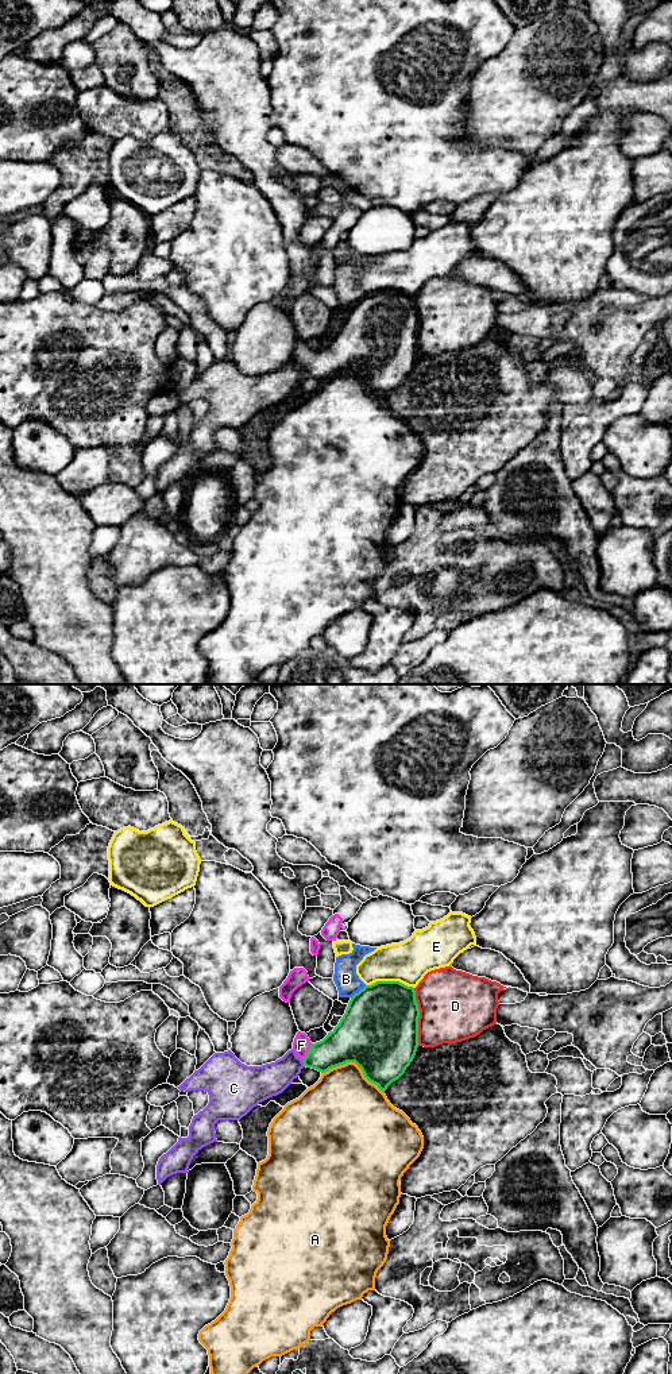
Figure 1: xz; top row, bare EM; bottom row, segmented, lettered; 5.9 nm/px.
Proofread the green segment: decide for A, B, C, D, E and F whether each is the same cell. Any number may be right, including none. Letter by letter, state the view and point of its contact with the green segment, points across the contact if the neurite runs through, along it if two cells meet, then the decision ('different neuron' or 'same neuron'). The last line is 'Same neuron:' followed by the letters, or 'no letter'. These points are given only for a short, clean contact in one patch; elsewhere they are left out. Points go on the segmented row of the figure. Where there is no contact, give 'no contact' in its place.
A: meets green in xz at (354, 1061); different neuron
B: meets green in xz at (359, 991); different neuron
C: meets green in xz at (302, 1061); different neuron
D: meets green in xz at (418, 1017); different neuron
E: meets green in xz at (390, 981); border along xz (366, 984), (401, 981), (413, 988); different neuron
F: meets green in xz at (308, 1052); runs through xz (348, 1042), (332, 1052), (308, 1052), (301, 1045); same neuron
Same neuron: F

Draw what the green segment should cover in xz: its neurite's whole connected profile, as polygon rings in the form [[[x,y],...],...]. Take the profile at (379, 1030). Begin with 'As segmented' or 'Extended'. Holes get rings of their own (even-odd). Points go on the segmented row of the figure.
Extended. [[[376,981],[351,997],[339,1024],[323,1041],[312,1043],[305,1033],[298,1031],[293,1050],[302,1060],[304,1066],[321,1073],[347,1062],[355,1062],[364,1077],[385,1092],[405,1073],[416,1055],[418,1018],[420,1010],[413,987],[399,981]]]

